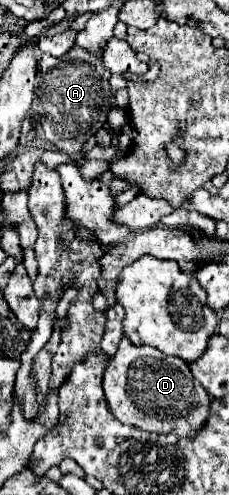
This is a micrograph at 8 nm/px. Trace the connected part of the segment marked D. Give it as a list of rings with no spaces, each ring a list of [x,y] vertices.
[[[128,336],[120,340],[118,352],[108,360],[104,370],[104,394],[108,400],[110,412],[122,422],[132,424],[136,428],[156,432],[156,434],[176,434],[176,436],[192,436],[196,430],[202,428],[204,420],[208,418],[210,410],[210,396],[202,388],[196,378],[192,378],[190,366],[182,358],[172,358],[160,354],[160,350],[150,346],[134,346]]]

